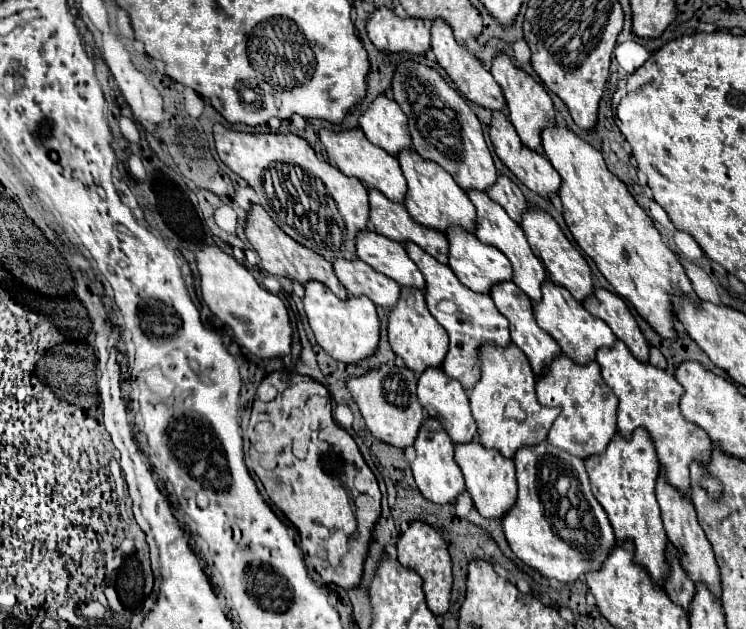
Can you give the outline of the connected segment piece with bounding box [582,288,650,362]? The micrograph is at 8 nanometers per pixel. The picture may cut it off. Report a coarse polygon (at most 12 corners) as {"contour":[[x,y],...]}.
{"contour":[[600,288],[582,306],[612,328],[636,360],[650,346],[622,298]]}

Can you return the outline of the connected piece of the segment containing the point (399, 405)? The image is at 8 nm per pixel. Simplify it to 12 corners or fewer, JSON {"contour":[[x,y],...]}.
{"contour":[[394,364],[348,390],[374,438],[402,450],[424,420],[416,376]]}

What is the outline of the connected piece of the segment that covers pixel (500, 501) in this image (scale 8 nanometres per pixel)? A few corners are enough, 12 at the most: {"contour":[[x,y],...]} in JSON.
{"contour":[[476,438],[454,460],[474,508],[502,518],[516,502],[514,462]]}

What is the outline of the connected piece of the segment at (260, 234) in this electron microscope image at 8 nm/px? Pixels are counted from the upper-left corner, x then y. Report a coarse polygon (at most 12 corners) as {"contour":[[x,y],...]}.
{"contour":[[252,206],[246,238],[262,270],[348,298],[334,268]]}

